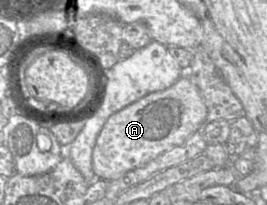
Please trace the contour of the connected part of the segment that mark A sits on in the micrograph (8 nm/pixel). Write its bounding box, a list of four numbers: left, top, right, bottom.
[92,74,207,181]

